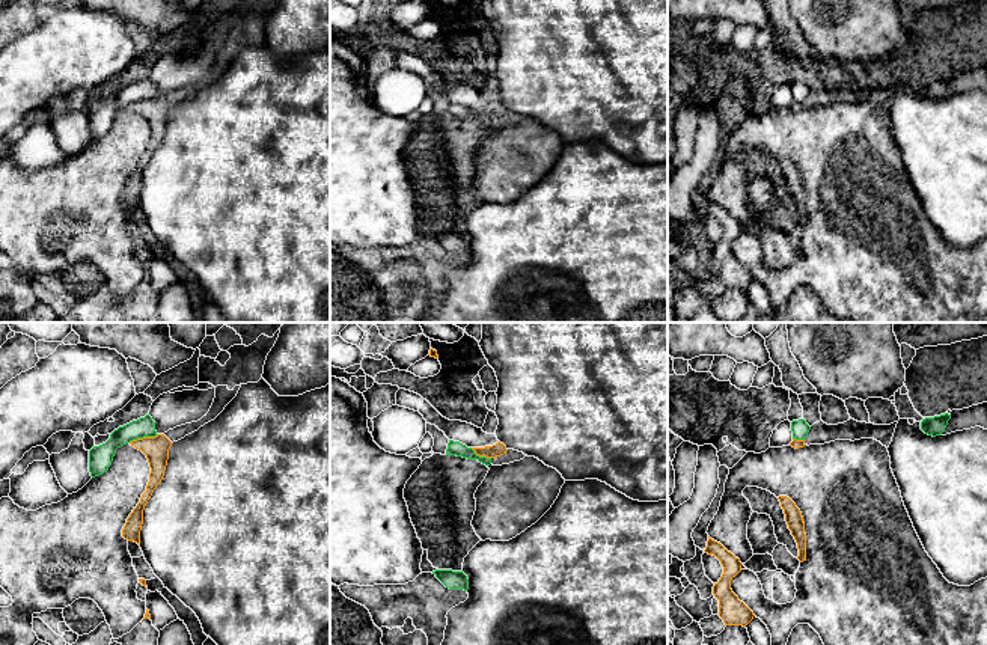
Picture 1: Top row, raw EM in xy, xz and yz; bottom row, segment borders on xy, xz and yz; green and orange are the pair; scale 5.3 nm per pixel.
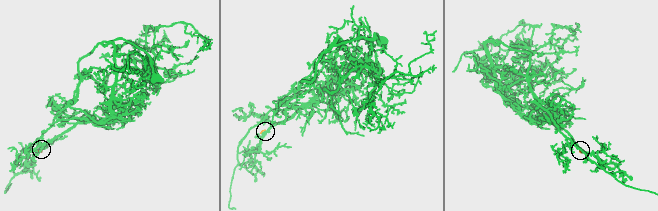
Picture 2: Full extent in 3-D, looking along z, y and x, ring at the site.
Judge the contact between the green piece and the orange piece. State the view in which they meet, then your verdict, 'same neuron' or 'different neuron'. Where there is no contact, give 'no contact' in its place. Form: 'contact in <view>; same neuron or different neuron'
contact in xy; different neuron

